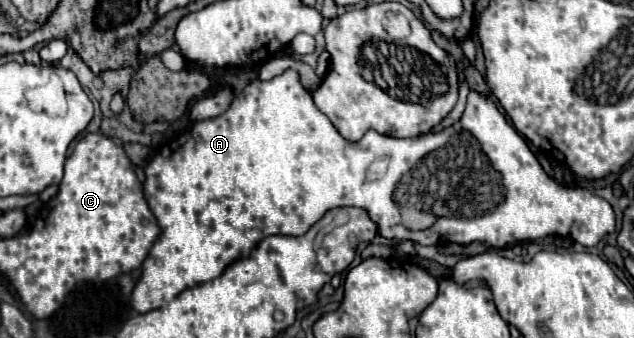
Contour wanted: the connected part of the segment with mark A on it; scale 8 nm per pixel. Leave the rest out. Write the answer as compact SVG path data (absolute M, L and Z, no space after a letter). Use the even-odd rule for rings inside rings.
M288 69L284 71L282 75L270 79L270 81L250 81L238 95L236 99L232 101L232 105L228 107L226 113L222 113L220 117L214 117L214 119L206 119L206 121L196 121L184 135L184 141L180 143L178 149L174 149L170 155L166 155L166 151L160 151L156 153L148 165L144 167L144 197L154 213L154 217L158 219L158 225L160 225L160 237L156 239L152 251L148 253L144 265L142 265L142 275L132 291L132 297L130 297L130 307L136 311L136 313L148 313L150 309L158 309L162 305L168 305L174 297L178 297L184 289L190 289L198 283L206 283L206 281L212 281L216 277L220 277L224 273L224 269L228 265L232 265L236 259L242 259L242 257L250 257L250 253L258 247L258 243L262 241L262 237L268 237L268 235L302 235L306 233L316 221L320 221L324 217L326 211L330 209L336 209L336 207L344 207L344 205L352 205L352 207L362 207L368 211L370 219L374 223L378 223L378 231L382 237L386 239L396 239L396 241L404 241L404 239L410 239L414 243L420 243L420 245L436 245L440 241L452 241L452 243L458 243L458 245L470 245L474 241L482 241L486 243L488 247L494 247L494 249L502 249L504 245L512 245L512 243L518 243L518 241L536 241L536 239L542 239L546 235L552 235L552 233L558 233L558 235L570 235L574 241L578 241L580 245L584 247L594 247L602 237L606 237L608 233L614 233L616 229L616 215L614 215L614 209L608 201L596 197L592 191L588 189L564 189L560 187L556 181L552 181L544 169L540 167L538 159L532 155L532 151L528 149L526 141L516 133L516 129L506 121L506 117L498 111L496 103L476 91L470 91L468 95L468 105L466 105L466 111L464 115L460 117L458 123L454 123L452 127L446 127L444 131L436 133L436 131L430 131L422 137L412 137L412 139L392 139L392 137L386 137L386 135L380 135L376 131L368 131L360 141L352 143L352 141L346 141L336 129L334 125L330 123L330 119L320 113L320 109L314 105L312 101L312 93L300 83L300 75L294 71L294 69ZM466 135L472 135L470 141L466 141ZM402 207L414 207L414 213L408 217L408 211L406 211L406 217L402 215ZM430 213L436 217L436 221L430 225L430 227L422 227L424 223L424 215Z

